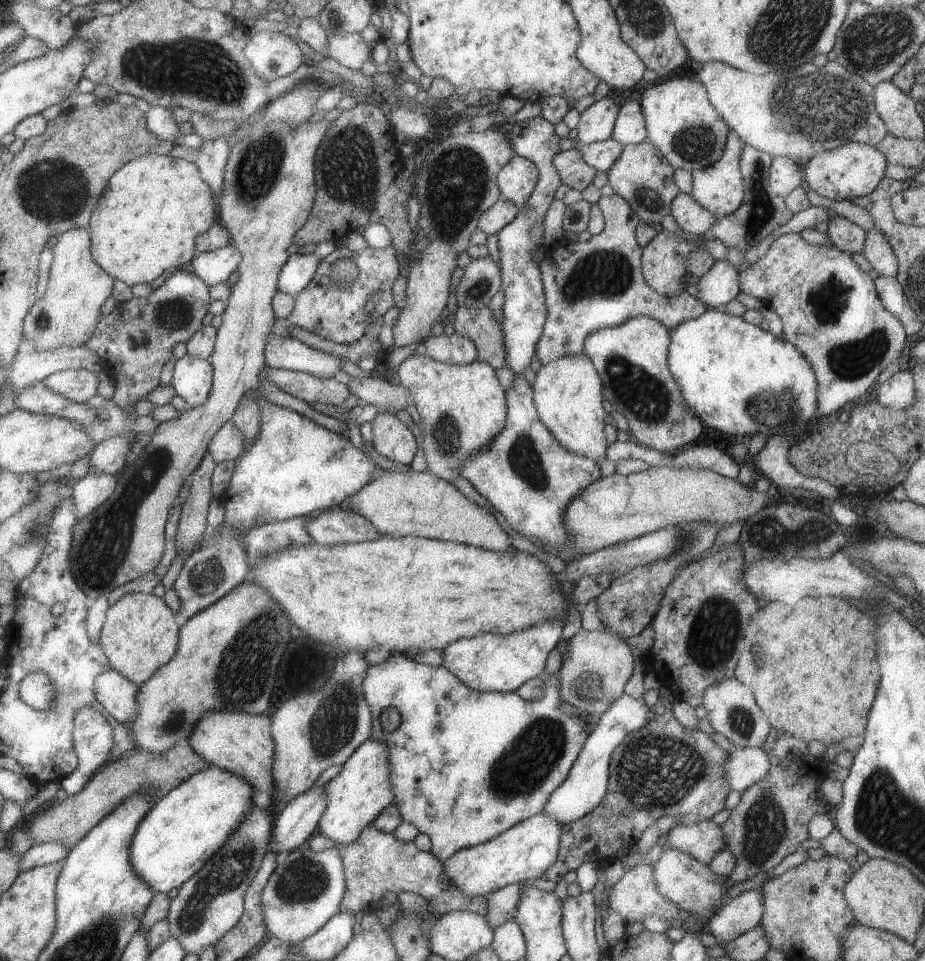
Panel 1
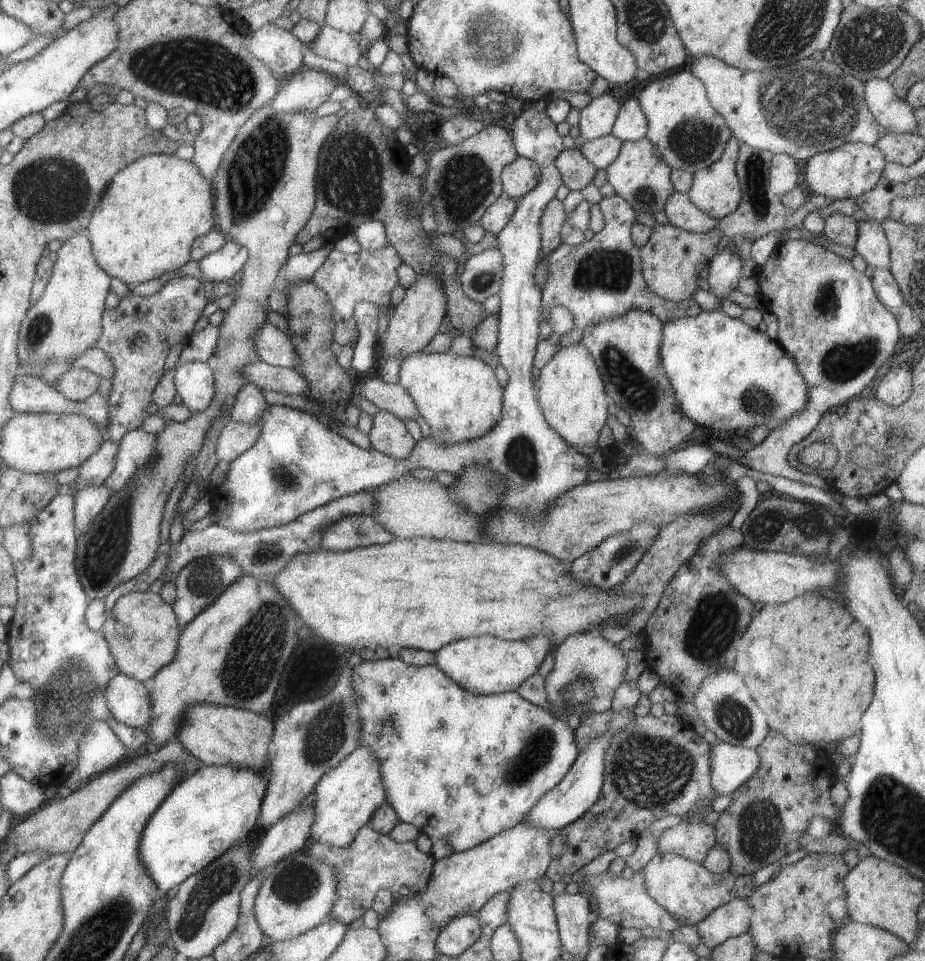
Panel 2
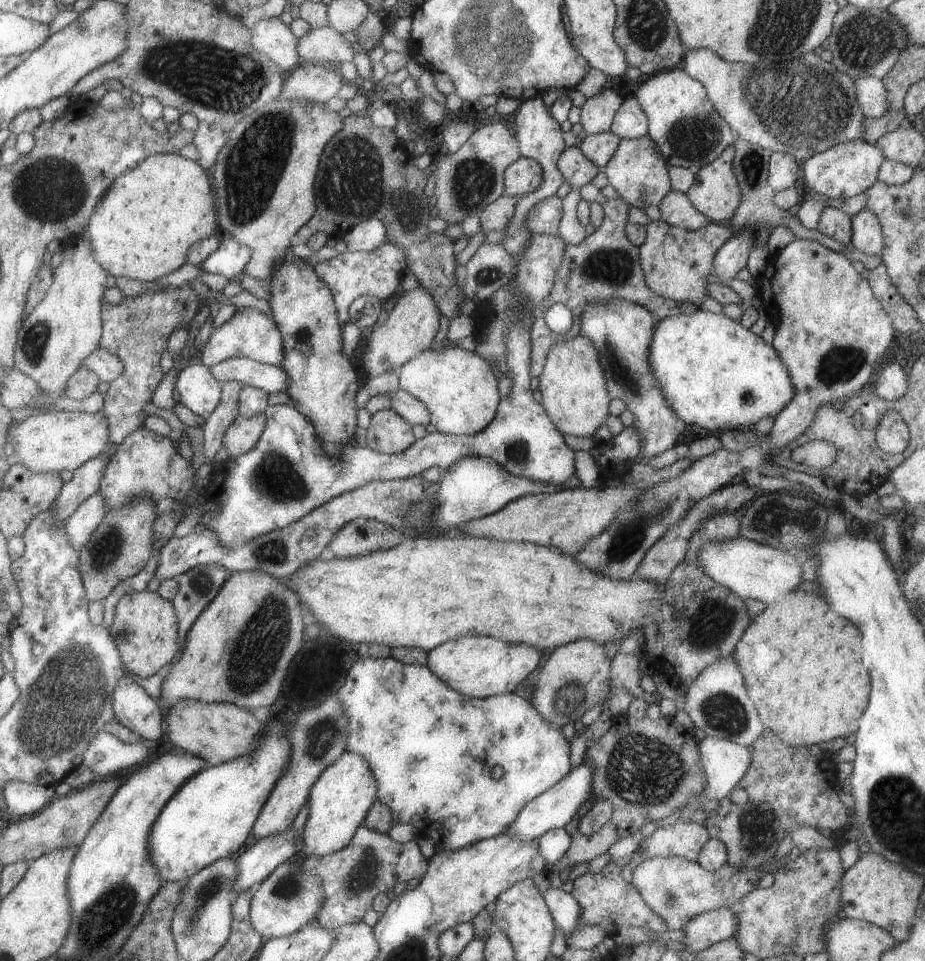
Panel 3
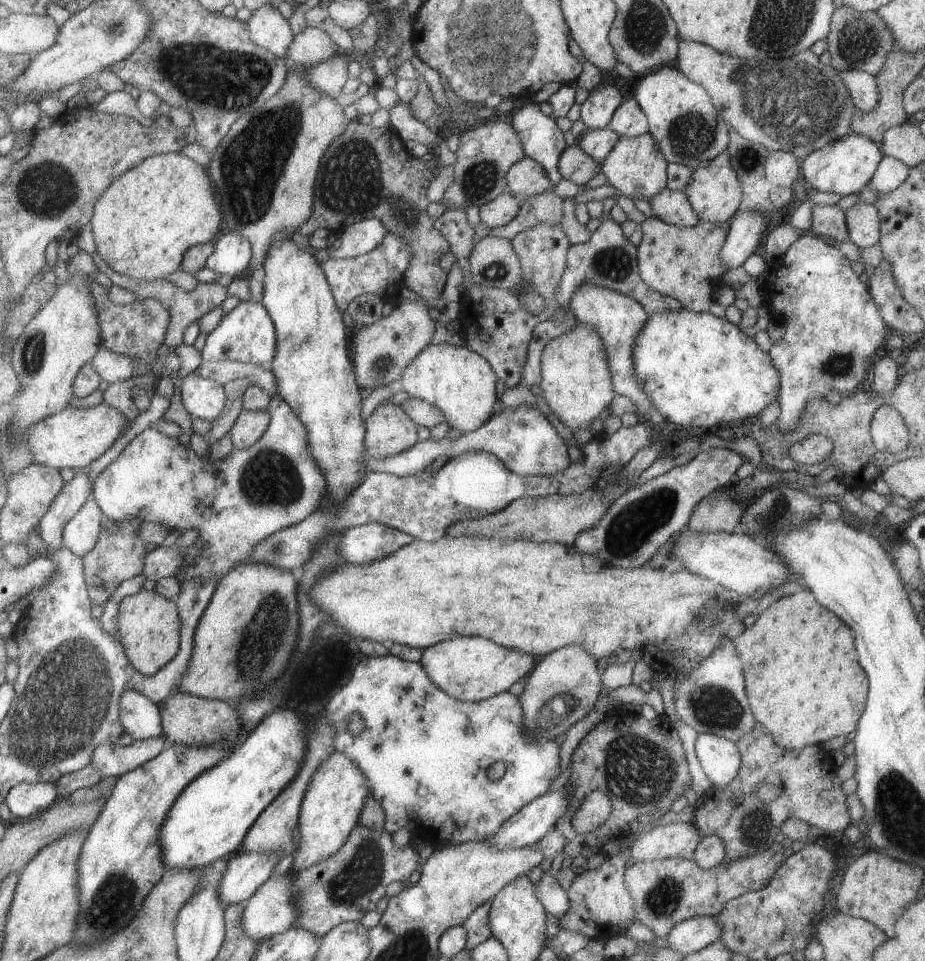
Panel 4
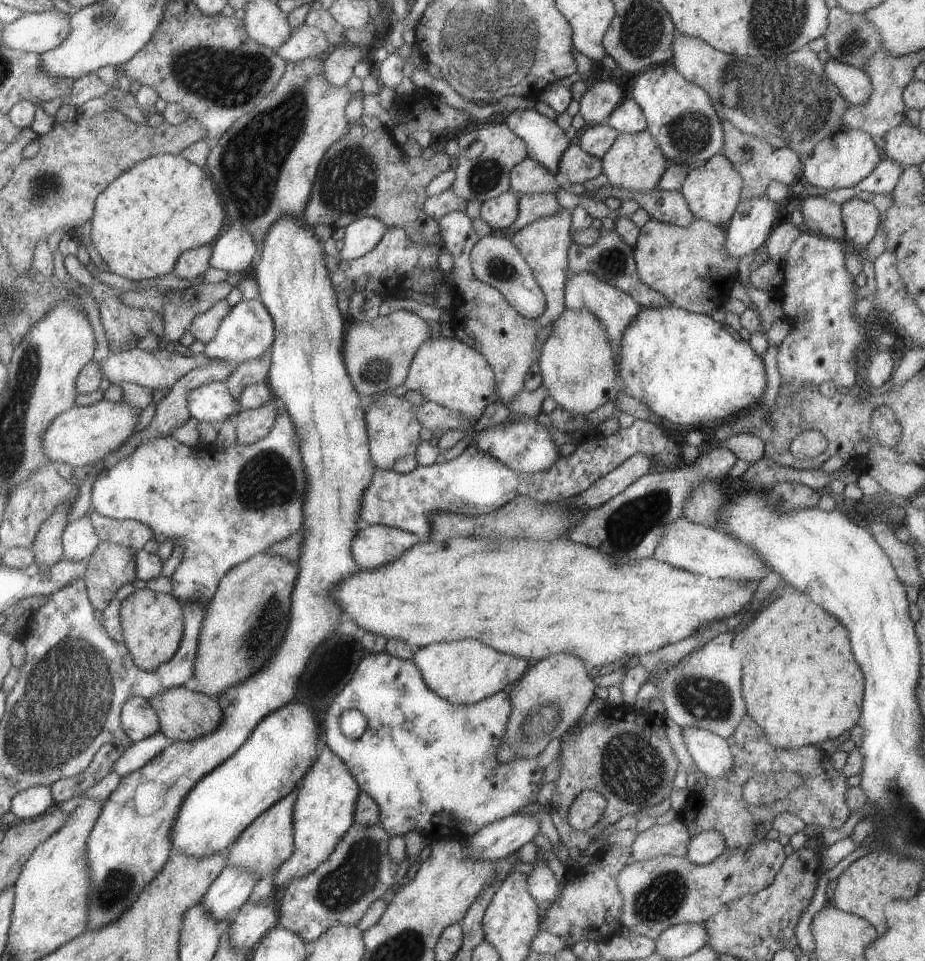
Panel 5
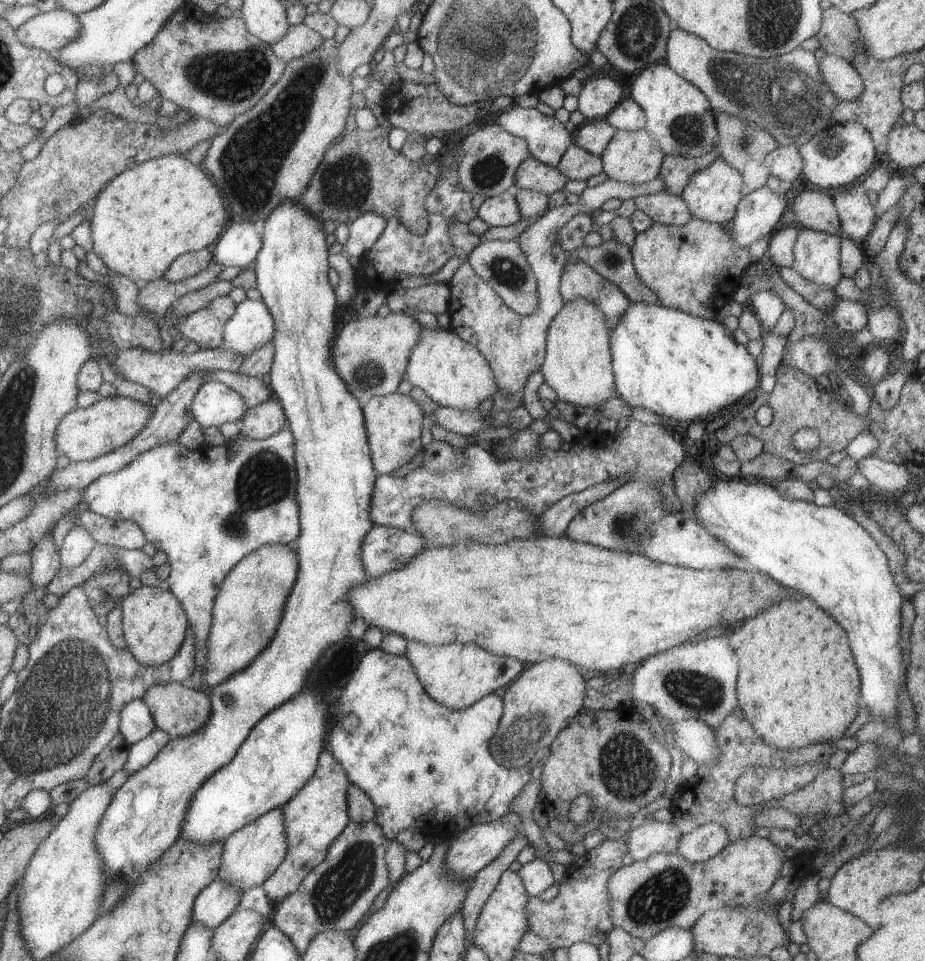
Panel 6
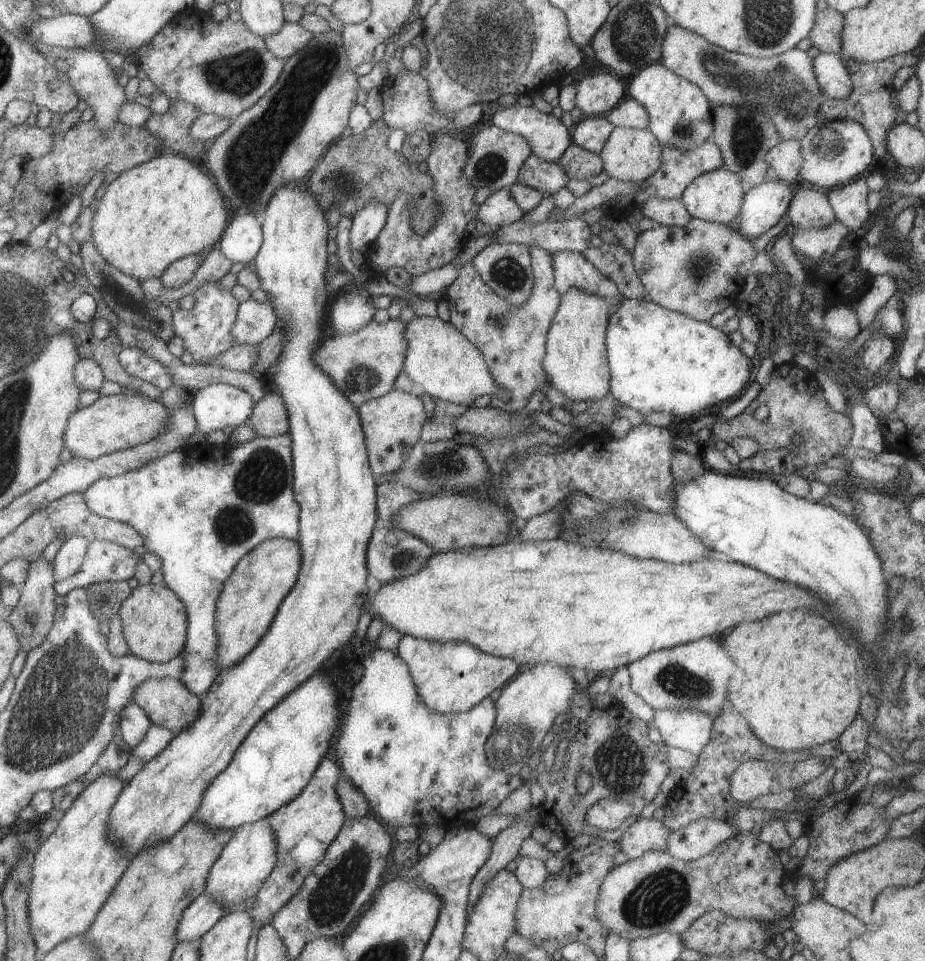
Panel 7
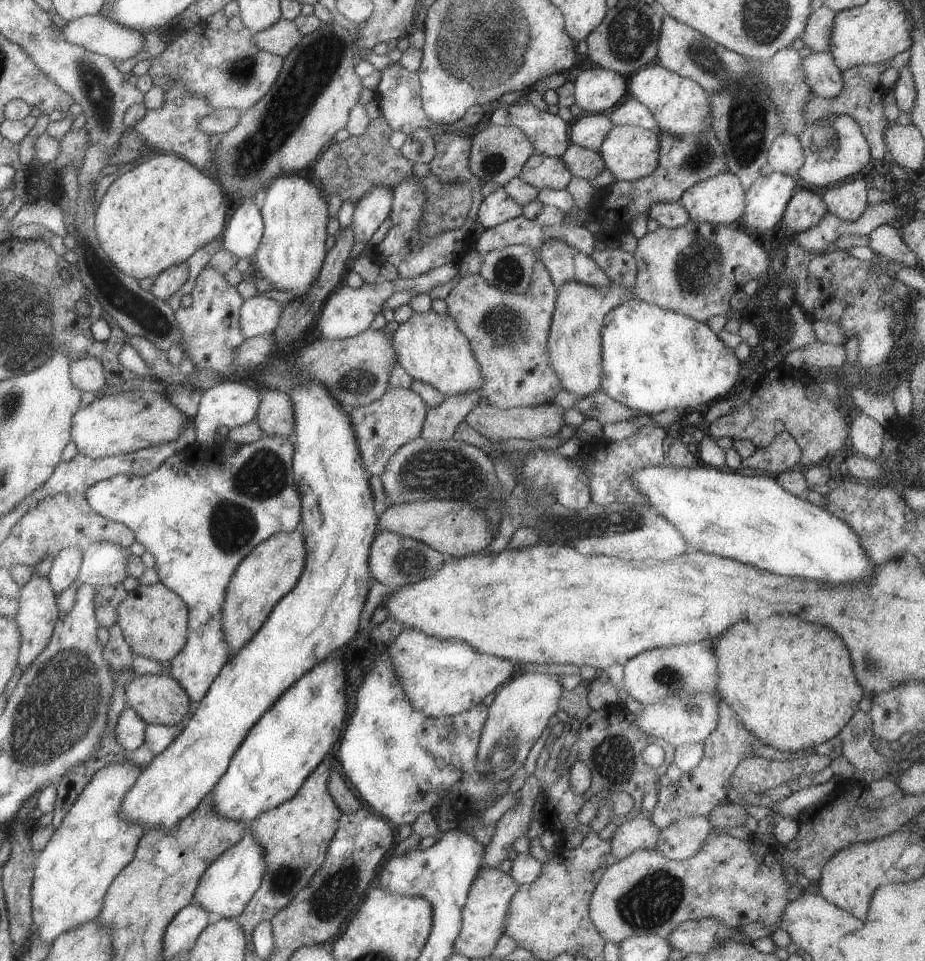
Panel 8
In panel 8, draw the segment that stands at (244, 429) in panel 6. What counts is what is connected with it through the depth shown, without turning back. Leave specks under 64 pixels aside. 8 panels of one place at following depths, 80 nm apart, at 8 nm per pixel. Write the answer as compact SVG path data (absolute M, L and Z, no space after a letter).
M261 391L260 403L253 421L266 435L288 437L294 432L294 410L286 392Z

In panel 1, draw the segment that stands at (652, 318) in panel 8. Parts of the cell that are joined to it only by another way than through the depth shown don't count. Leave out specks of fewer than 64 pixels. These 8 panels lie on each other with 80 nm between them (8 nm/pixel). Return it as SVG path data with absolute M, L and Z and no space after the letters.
M706 309L698 318L681 322L679 326L675 326L675 330L669 330L669 339L667 367L671 372L671 376L673 376L673 380L677 382L684 402L687 402L687 407L695 412L695 416L701 420L704 427L713 428L713 430L743 440L751 434L763 434L765 438L769 438L775 435L781 436L785 433L787 436L793 436L797 441L800 441L805 438L807 432L809 433L813 429L813 422L815 422L815 425L818 423L819 418L817 418L817 412L815 412L815 406L817 406L815 404L817 398L815 374L813 374L809 362L803 358L803 354L800 354L799 350L791 345L791 342L783 340L781 336L773 336L770 332L761 330L759 326L752 326L750 323L745 322L743 318L726 314L722 309Z

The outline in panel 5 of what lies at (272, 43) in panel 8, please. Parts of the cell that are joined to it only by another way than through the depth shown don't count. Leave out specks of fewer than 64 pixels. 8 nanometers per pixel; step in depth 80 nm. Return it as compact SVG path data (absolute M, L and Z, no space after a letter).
M301 24L292 30L287 41L283 42L275 52L284 62L287 62L310 57L323 58L331 49L326 37L318 29Z

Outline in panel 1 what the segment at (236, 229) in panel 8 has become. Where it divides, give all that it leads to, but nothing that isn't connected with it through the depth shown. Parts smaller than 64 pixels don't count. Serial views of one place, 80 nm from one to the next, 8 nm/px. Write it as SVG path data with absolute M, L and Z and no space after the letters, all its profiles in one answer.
M232 242L225 247L203 252L189 263L194 273L207 287L215 284L226 284L229 275L237 270L241 254Z

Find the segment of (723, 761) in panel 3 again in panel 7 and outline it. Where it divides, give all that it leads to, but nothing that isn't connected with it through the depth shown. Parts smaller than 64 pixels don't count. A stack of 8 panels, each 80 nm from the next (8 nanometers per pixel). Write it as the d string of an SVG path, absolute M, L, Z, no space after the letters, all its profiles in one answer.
M655 710L651 726L659 731L666 746L701 754L709 741L713 720L699 710Z

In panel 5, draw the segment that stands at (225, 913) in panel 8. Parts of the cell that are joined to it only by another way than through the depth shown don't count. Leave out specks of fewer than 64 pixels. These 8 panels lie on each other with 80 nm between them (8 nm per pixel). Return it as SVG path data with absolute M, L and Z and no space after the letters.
M299 785L295 786L289 794L277 800L275 804L269 806L262 814L259 814L241 834L235 838L235 842L226 850L226 866L239 866L247 868L257 874L257 878L262 879L269 876L273 870L277 871L283 862L291 856L293 851L293 804L297 798Z

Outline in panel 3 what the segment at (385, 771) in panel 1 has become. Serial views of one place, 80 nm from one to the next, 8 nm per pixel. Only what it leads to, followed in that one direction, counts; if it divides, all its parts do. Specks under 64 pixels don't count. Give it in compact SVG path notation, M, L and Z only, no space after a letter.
M343 752L339 758L323 770L311 786L307 798L309 813L303 828L303 848L300 860L307 856L323 856L343 849L353 838L355 830L363 825L367 810L377 800L375 778L367 766L367 760L353 752Z

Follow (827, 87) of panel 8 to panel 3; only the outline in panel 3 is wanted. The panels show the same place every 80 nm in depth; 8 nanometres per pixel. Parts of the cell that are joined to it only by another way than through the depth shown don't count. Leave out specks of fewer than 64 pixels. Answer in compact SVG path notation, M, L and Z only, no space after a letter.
M863 76L863 78L855 78L853 84L855 84L857 104L859 104L863 116L879 118L891 108L889 100L887 100L887 90L880 79Z

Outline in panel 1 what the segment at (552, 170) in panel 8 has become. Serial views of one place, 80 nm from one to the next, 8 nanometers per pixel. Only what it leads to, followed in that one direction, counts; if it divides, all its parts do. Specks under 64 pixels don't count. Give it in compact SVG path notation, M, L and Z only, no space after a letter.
M517 155L497 172L495 178L500 198L511 202L519 211L535 189L537 180L537 168L527 159Z

